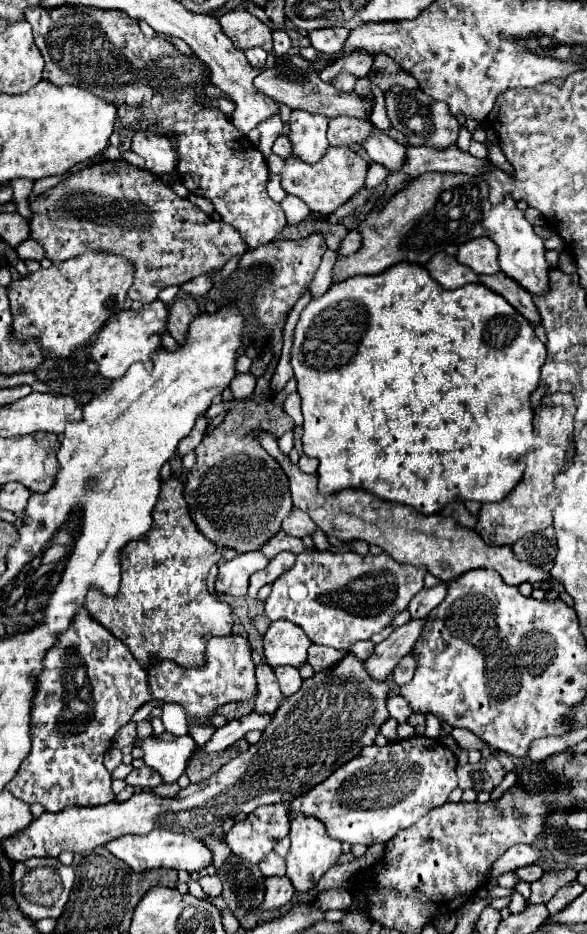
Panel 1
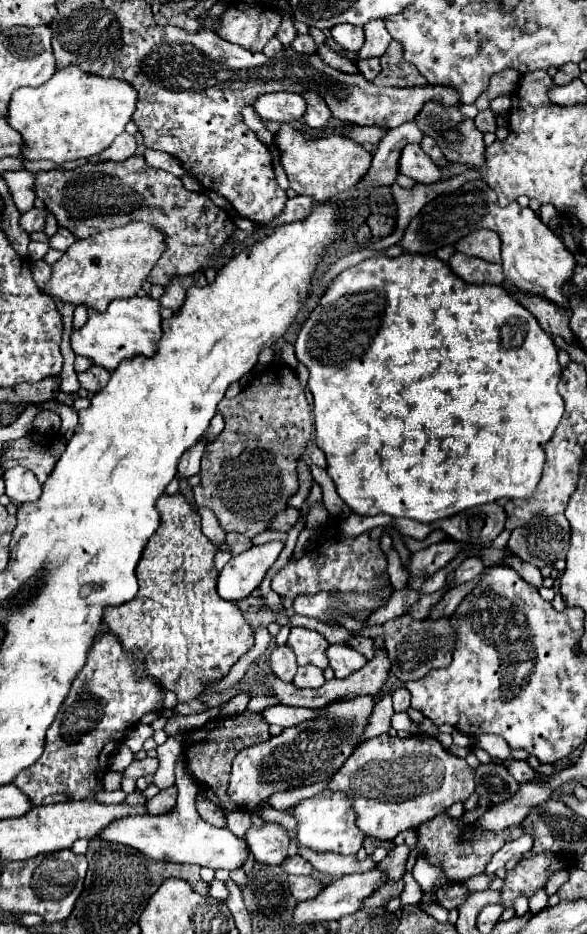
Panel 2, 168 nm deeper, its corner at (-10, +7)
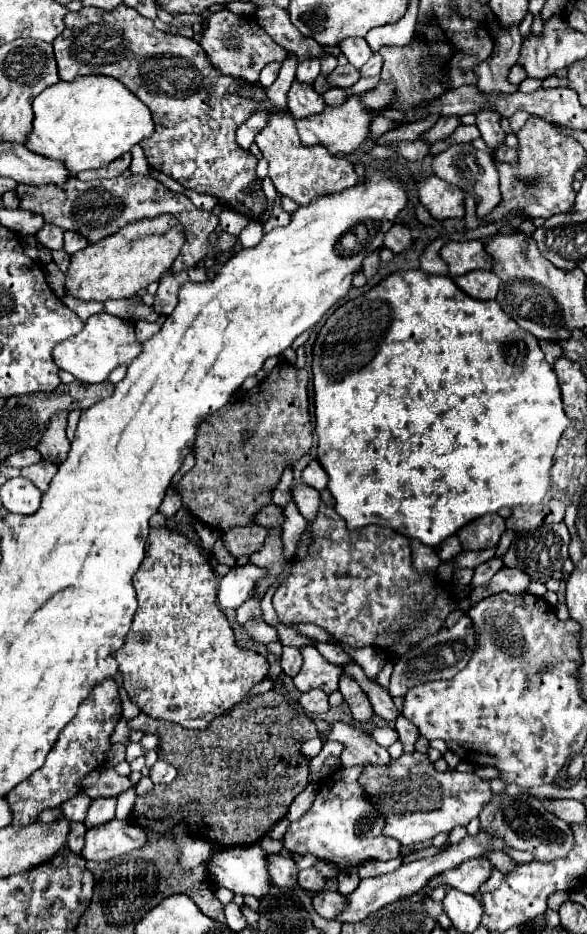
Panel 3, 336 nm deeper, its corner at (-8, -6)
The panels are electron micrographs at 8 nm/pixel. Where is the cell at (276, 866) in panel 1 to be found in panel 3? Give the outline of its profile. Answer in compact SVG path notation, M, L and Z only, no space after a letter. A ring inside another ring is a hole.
M309 868L309 870L299 870L297 874L297 884L307 890L307 892L319 892L325 888L325 878L315 870L315 868Z

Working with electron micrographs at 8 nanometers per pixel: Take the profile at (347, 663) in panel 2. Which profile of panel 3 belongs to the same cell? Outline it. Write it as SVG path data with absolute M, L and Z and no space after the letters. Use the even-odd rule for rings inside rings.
M343 672L341 678L339 678L339 690L341 690L345 702L349 704L355 720L369 720L369 718L373 716L369 698L363 694L363 690L361 690L361 686L357 684L355 678L351 678L349 674Z

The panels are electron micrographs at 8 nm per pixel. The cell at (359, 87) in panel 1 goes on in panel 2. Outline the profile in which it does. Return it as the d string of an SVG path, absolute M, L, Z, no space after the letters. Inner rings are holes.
M373 57L373 59L363 59L363 61L359 61L359 71L361 71L361 75L363 75L367 81L373 81L373 79L379 75L379 71L381 71L379 59Z

